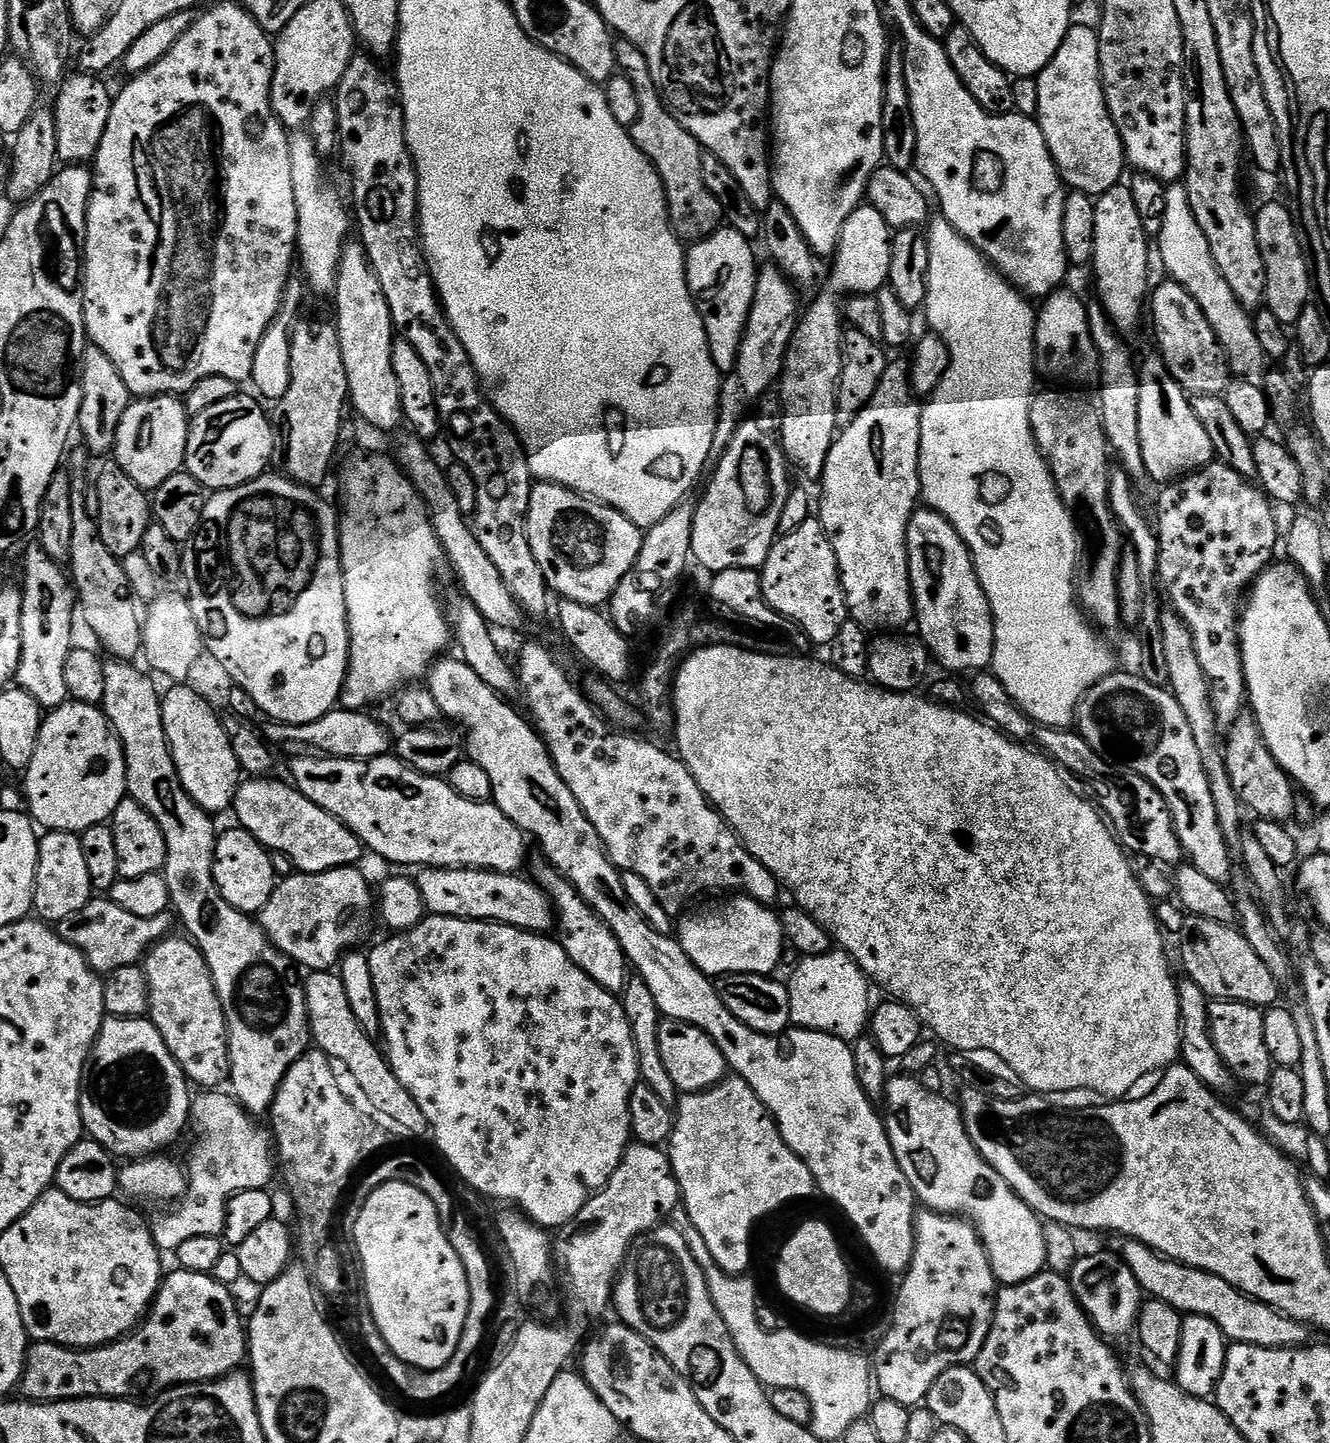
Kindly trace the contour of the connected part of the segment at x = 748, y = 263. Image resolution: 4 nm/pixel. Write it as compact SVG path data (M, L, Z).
M721 226L705 240L695 241L687 249L684 269L692 301L696 303L702 326L706 330L710 358L714 366L730 370L736 365L748 311L754 298L758 263L752 253L749 237L738 234L733 228Z

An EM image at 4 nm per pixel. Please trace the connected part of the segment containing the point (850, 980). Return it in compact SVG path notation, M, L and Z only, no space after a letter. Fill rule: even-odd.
M833 950L826 955L805 956L799 962L792 977L786 980L792 1024L849 1042L863 1037L870 1024L870 981L855 960L843 950Z

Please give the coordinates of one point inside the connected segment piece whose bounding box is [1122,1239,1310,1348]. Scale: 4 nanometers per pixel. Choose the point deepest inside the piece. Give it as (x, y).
(1189, 1291)

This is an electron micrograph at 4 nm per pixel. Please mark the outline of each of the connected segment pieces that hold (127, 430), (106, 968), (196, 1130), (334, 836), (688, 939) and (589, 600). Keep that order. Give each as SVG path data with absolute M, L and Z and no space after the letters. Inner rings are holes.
M146 396L129 403L116 431L115 463L120 465L139 488L155 490L184 468L190 417L175 396Z
M93 898L78 914L59 920L58 931L63 940L69 940L88 959L95 972L107 974L122 966L140 964L149 950L173 931L171 919L167 911L156 917L139 917L116 905L112 899Z
M200 1090L192 1097L192 1114L190 1117L190 1136L192 1132L192 1149L186 1160L188 1189L182 1199L175 1205L173 1212L165 1216L156 1216L150 1220L152 1240L161 1253L172 1254L182 1242L190 1238L206 1238L207 1236L223 1237L226 1222L226 1206L234 1194L242 1190L267 1189L272 1180L272 1160L274 1164L274 1144L269 1133L264 1132L256 1124L257 1121L240 1105L235 1096L224 1090Z
M248 778L241 783L234 801L235 823L269 853L286 854L297 873L353 867L366 851L357 836L338 822L338 818L322 810L322 806L310 802L310 798L303 796L291 783L272 779Z
M743 894L717 900L720 900L717 904L708 904L697 912L689 911L679 917L678 939L690 962L710 978L734 973L771 975L780 955L786 952L779 915L775 911L772 913L769 905Z
M540 482L533 487L528 498L527 522L530 550L534 554L534 562L538 562L538 570L542 570L545 585L551 591L553 588L557 597L591 608L600 608L611 601L618 582L622 582L634 566L644 541L642 529L618 510L589 500L578 492L571 492L560 484Z

